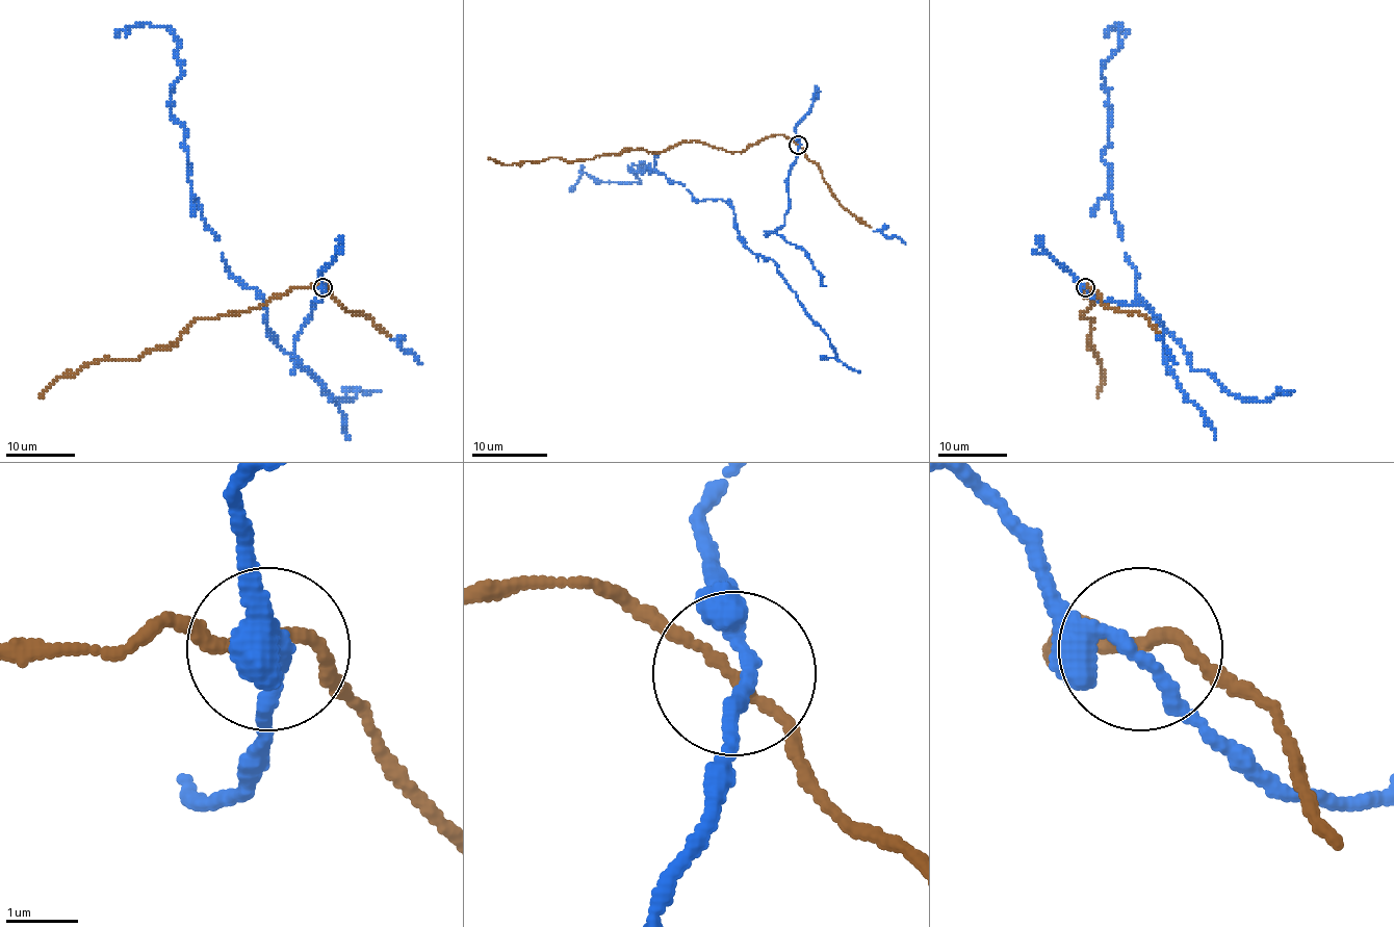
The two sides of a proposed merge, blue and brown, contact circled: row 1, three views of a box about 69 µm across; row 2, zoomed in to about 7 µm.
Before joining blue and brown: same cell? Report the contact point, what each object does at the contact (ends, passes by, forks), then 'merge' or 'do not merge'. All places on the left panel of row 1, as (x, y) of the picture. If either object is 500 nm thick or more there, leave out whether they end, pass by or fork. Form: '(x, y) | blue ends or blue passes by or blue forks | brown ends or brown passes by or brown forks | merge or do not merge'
(323, 287) | blue passes by | brown passes by | merge

